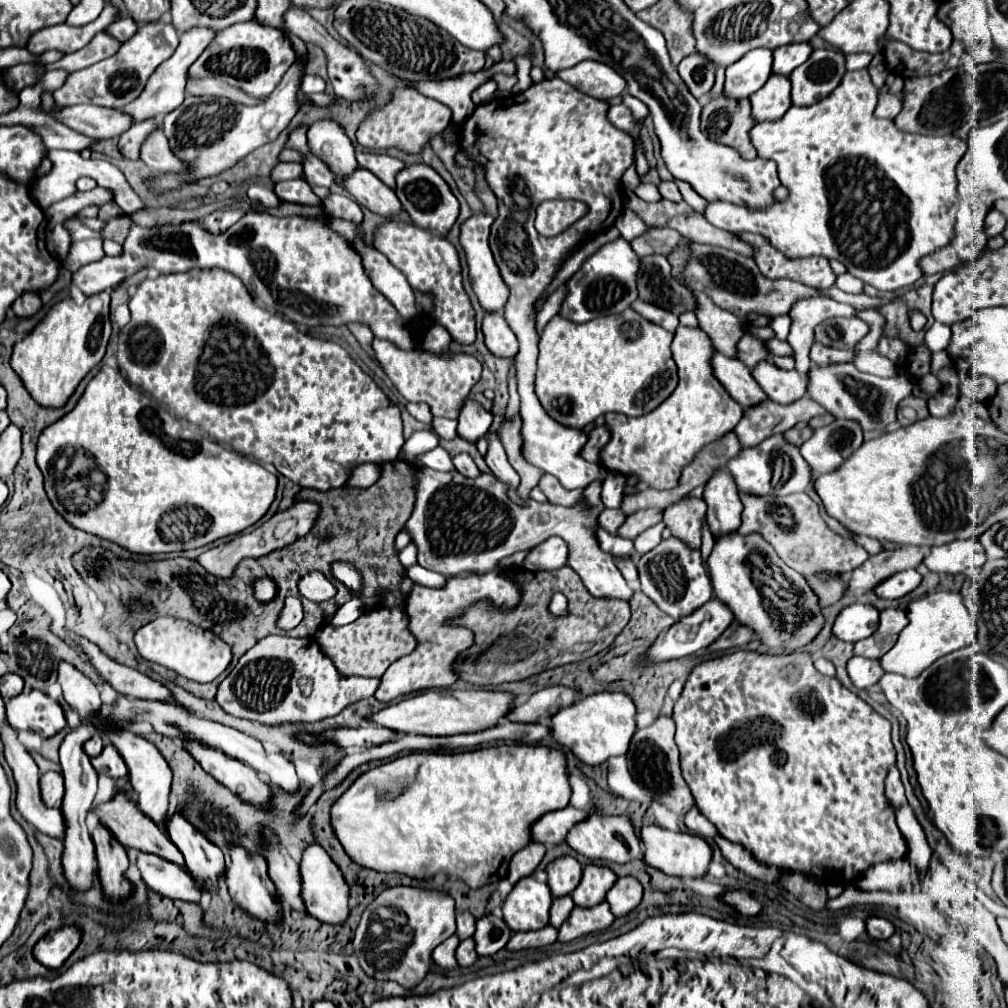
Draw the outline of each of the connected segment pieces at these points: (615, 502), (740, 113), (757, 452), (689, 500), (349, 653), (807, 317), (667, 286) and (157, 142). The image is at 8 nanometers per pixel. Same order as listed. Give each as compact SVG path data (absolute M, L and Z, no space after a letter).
M609 471L602 483L601 500L606 508L620 508L626 477Z
M720 94L702 108L702 130L708 138L736 148L744 158L756 158L748 132L754 128L750 114L750 100L728 100Z
M770 436L756 448L744 448L734 460L728 462L728 470L736 482L738 492L754 496L788 496L804 492L810 484L810 466L800 456L798 448L784 440L784 436Z
M686 496L664 510L664 524L666 528L670 528L674 538L684 540L688 548L700 550L704 514L706 514L706 502L702 498Z
M404 606L392 608L392 610L380 608L380 610L374 610L374 612L362 614L362 618L354 620L348 626L322 628L316 634L316 640L322 646L322 652L346 676L380 678L394 660L410 654L416 648L416 638L408 630L408 616L404 612Z
M818 296L818 298L806 298L804 302L796 302L792 306L792 328L788 334L788 344L794 350L794 360L796 360L796 370L806 376L810 370L810 346L814 344L814 328L830 318L830 316L856 316L854 308L848 304L840 304L828 296Z
M666 256L642 258L638 272L638 292L642 300L668 308L676 316L680 316L684 310L696 308L696 298L692 292L672 278Z
M160 128L152 130L146 140L140 146L140 160L152 170L152 172L182 172L186 164L172 156L172 150L166 142L164 132Z

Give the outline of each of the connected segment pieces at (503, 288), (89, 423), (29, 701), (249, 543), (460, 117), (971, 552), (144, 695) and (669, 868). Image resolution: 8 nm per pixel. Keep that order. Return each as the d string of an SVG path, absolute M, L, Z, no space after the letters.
M472 214L462 226L460 226L460 242L466 250L466 260L468 260L468 266L470 266L470 282L474 286L474 292L480 300L480 306L486 310L486 312L502 312L504 310L504 304L508 302L508 286L504 284L500 272L498 272L498 266L492 258L492 252L490 252L490 246L488 246L488 236L490 236L490 226L492 226L494 218L490 214Z
M102 366L102 370L90 380L86 392L70 414L40 434L36 464L46 474L46 480L52 480L52 462L62 448L84 448L90 452L100 470L106 472L107 488L100 508L92 508L92 512L84 512L84 516L72 516L72 512L60 514L72 526L116 542L138 554L182 552L238 534L268 512L276 494L276 476L264 466L234 450L226 450L210 438L204 438L202 432L184 426L164 406L132 388L118 368L110 366Z
M40 690L10 698L6 702L6 716L14 730L36 732L44 738L50 738L66 728L66 718L60 704Z
M298 502L298 504L290 506L290 508L284 510L284 512L276 512L268 522L264 522L264 524L258 526L258 528L254 528L252 532L242 534L242 536L236 536L236 538L232 538L230 542L220 544L220 546L216 546L216 548L212 548L212 550L200 554L200 556L198 556L198 562L200 562L208 572L212 572L214 576L228 578L228 576L234 572L236 564L238 564L242 558L260 558L260 556L266 556L268 552L278 550L278 548L284 548L284 546L292 544L294 540L306 536L306 534L310 532L310 528L314 526L314 520L316 520L318 512L320 512L320 508L318 508L316 504L312 504L312 502Z
M498 62L490 68L484 68L482 72L468 72L464 76L454 76L452 80L434 80L434 82L422 80L420 84L416 84L416 82L408 82L408 84L414 90L418 90L420 94L434 98L434 100L446 104L448 108L452 108L452 118L458 124L462 124L476 108L476 104L470 98L472 92L498 72L514 74L516 64L514 62Z
M976 538L970 540L954 540L944 546L932 548L932 554L924 560L924 564L932 572L960 574L966 570L982 568L986 560L984 548Z
M78 636L74 642L66 640L66 644L74 644L82 654L86 654L88 662L96 668L96 672L120 694L126 696L134 696L140 700L158 700L158 702L176 702L174 694L158 680L130 668L124 666L116 660L112 660L108 654L104 654L98 644L86 640L84 636Z
M644 826L640 832L640 838L646 846L644 856L642 856L644 862L648 866L664 872L666 876L676 876L676 878L704 876L708 870L708 864L712 860L712 848L700 836L692 836L692 834L684 834L684 832L670 832L660 826Z

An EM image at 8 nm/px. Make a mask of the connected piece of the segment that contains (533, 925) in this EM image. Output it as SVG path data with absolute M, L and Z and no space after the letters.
M532 876L522 878L512 892L508 894L502 912L504 922L514 932L528 932L548 926L552 894L544 882L534 880Z

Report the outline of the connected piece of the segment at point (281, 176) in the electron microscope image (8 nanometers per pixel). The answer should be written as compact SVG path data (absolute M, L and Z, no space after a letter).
M282 162L282 164L276 164L270 178L272 182L278 182L278 180L292 180L292 178L300 178L304 172L302 172L302 164L300 162Z

